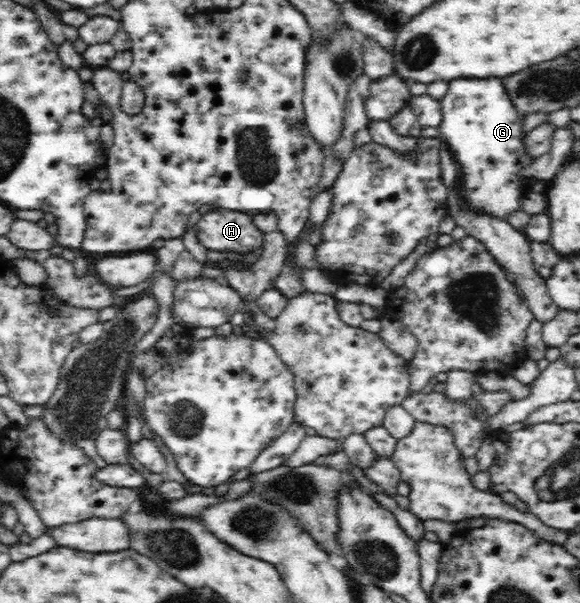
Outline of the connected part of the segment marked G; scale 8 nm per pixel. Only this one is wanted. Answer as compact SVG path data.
M502 77L459 78L449 81L448 90L440 99L442 118L438 125L440 138L452 154L454 164L460 168L460 177L454 184L462 202L460 206L472 214L486 214L503 221L511 216L511 212L521 210L524 198L527 198L521 172L536 159L529 155L525 143L528 131L528 128L525 128L526 114L520 114L511 96L512 93L503 84Z

